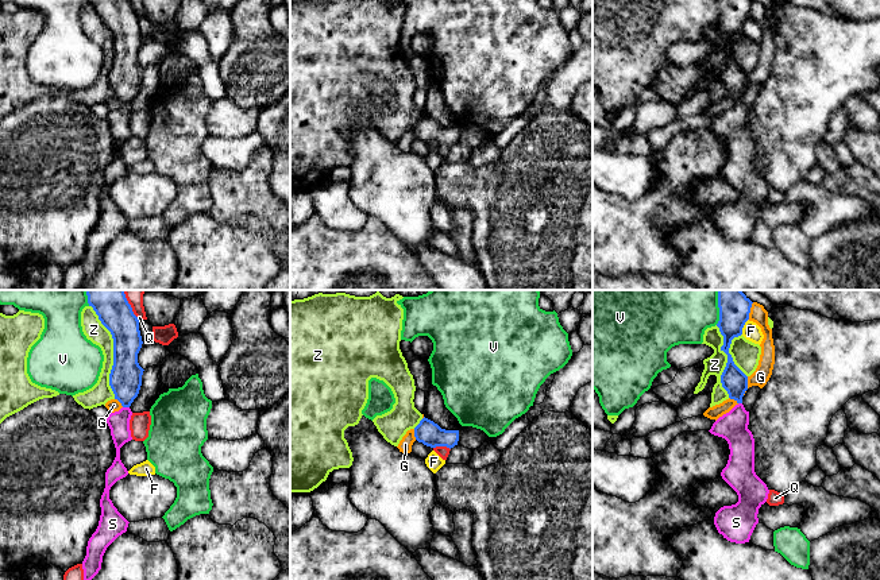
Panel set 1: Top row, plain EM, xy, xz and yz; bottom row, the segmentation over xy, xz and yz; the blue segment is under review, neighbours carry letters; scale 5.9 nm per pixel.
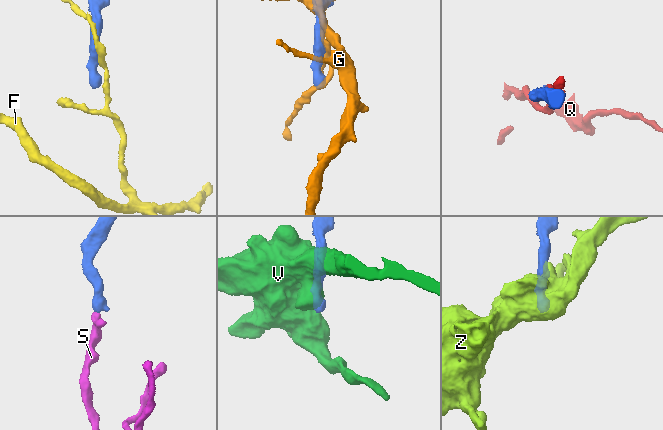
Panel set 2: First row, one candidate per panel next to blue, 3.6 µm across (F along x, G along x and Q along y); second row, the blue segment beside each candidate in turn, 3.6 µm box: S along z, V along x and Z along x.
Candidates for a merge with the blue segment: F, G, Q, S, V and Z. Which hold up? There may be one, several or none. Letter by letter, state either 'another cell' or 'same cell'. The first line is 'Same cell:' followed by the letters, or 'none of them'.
Same cell: S
F: another cell
G: another cell
Q: another cell
S: same cell
V: another cell
Z: another cell

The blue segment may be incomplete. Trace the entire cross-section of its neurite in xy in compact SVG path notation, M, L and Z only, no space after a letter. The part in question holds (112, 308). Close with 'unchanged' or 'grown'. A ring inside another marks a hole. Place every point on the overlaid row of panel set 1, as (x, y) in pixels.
M86 290L88 303L93 308L101 324L113 339L113 366L109 386L121 409L109 413L107 424L116 448L116 457L105 472L105 488L100 499L101 515L96 531L88 541L86 556L82 561L84 580L92 580L101 569L107 548L127 531L128 521L117 511L109 499L111 487L128 475L120 460L120 448L132 440L130 409L142 386L143 368L138 363L142 348L139 320L128 303L124 290Z; grown

